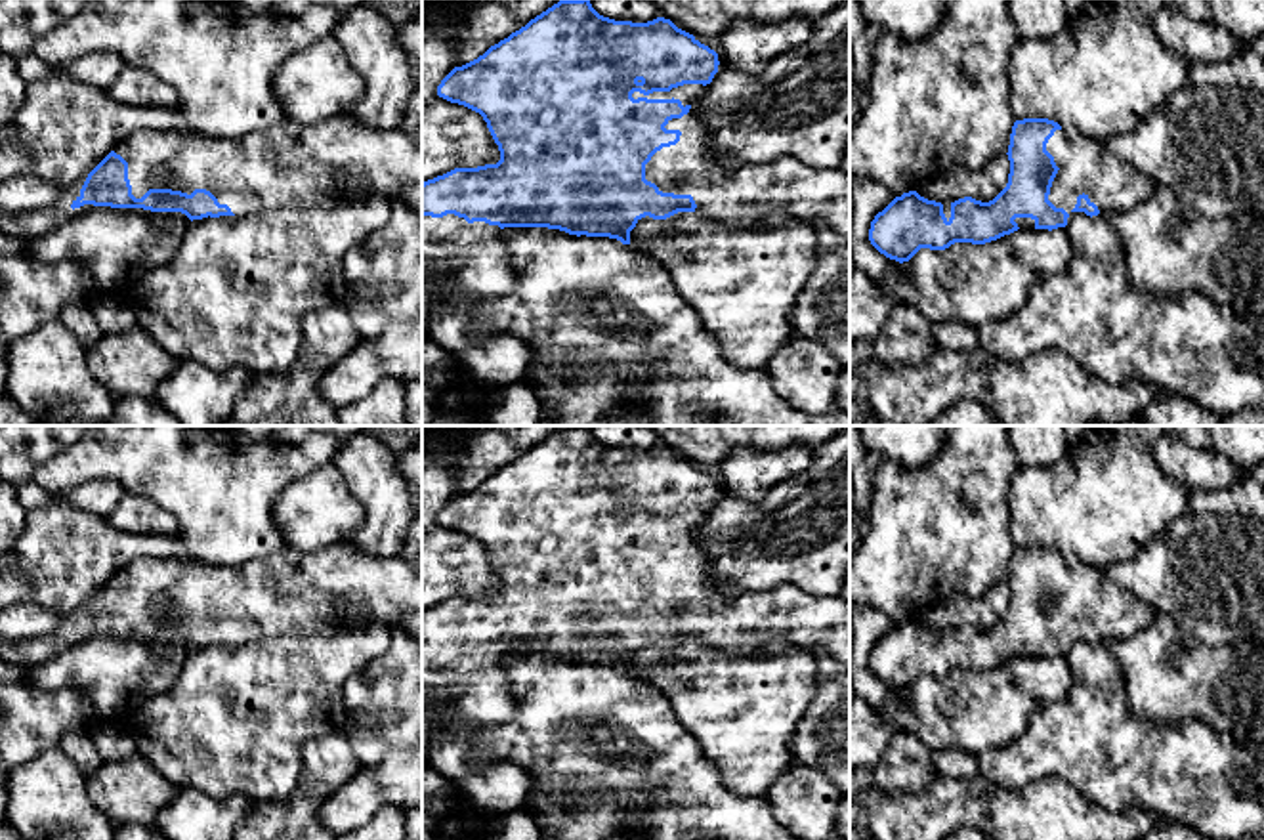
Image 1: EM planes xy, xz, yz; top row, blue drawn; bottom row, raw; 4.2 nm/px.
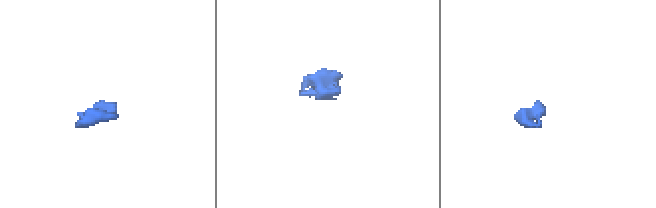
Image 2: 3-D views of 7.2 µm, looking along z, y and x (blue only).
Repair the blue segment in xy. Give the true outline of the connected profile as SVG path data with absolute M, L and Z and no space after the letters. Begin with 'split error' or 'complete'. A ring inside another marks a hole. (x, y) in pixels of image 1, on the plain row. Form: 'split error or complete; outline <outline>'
split error; outline M338 542L321 552L292 552L283 548L271 556L256 557L244 565L208 565L199 557L132 561L113 577L86 605L71 636L84 632L111 636L143 636L151 640L181 640L191 649L220 643L244 643L265 638L328 638L348 634L353 626L380 622L401 630L422 647L422 554L414 559L376 557L348 542Z

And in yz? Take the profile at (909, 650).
split error; outline M1048 546L1016 548L1006 582L1008 611L993 628L936 630L916 619L903 620L871 649L871 672L903 691L920 676L985 672L1018 657L1065 655L1071 640L1090 645L1127 640L1155 615L1102 569Z

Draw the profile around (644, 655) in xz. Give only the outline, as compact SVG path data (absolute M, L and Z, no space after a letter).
M678 640L666 647L638 647L628 674L668 697L678 722L720 771L726 788L737 796L766 796L794 764L789 745L813 699L815 672L815 657L794 647L769 645L754 657Z

